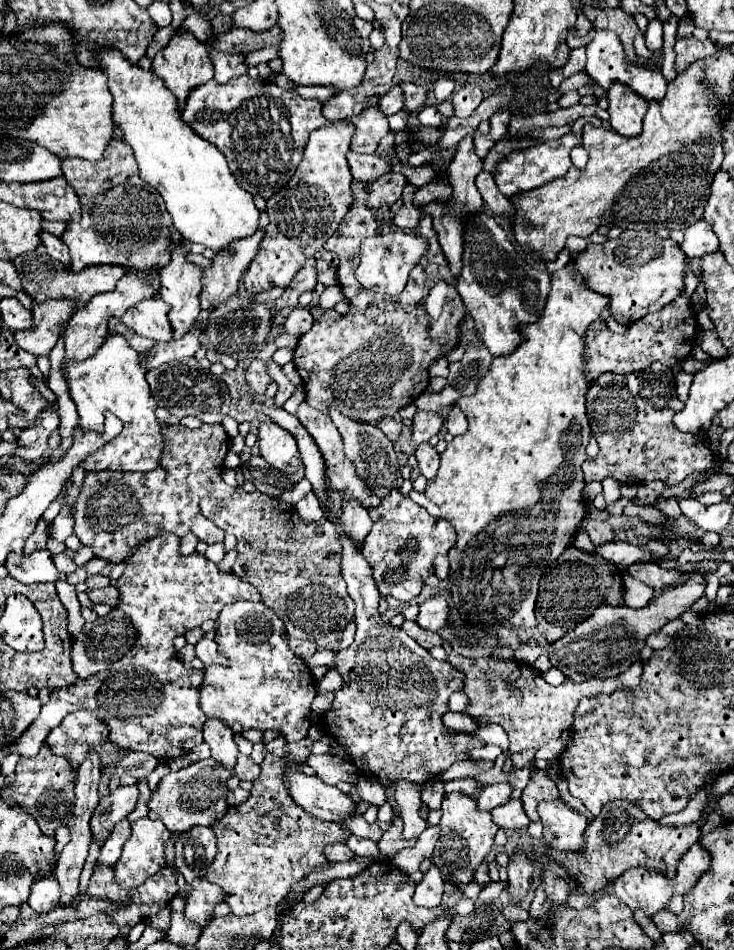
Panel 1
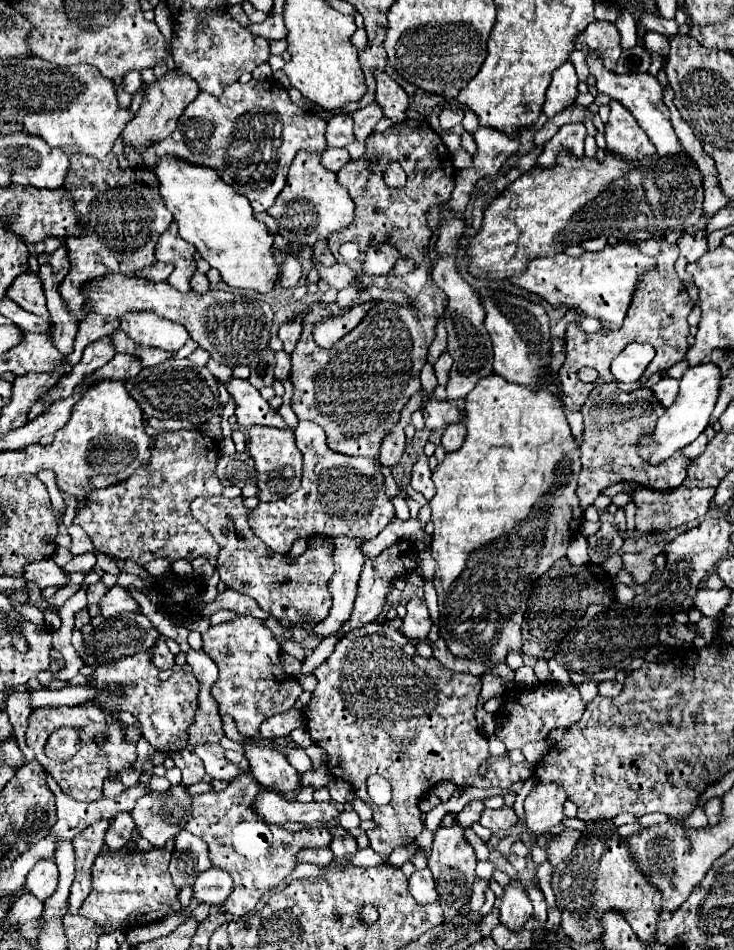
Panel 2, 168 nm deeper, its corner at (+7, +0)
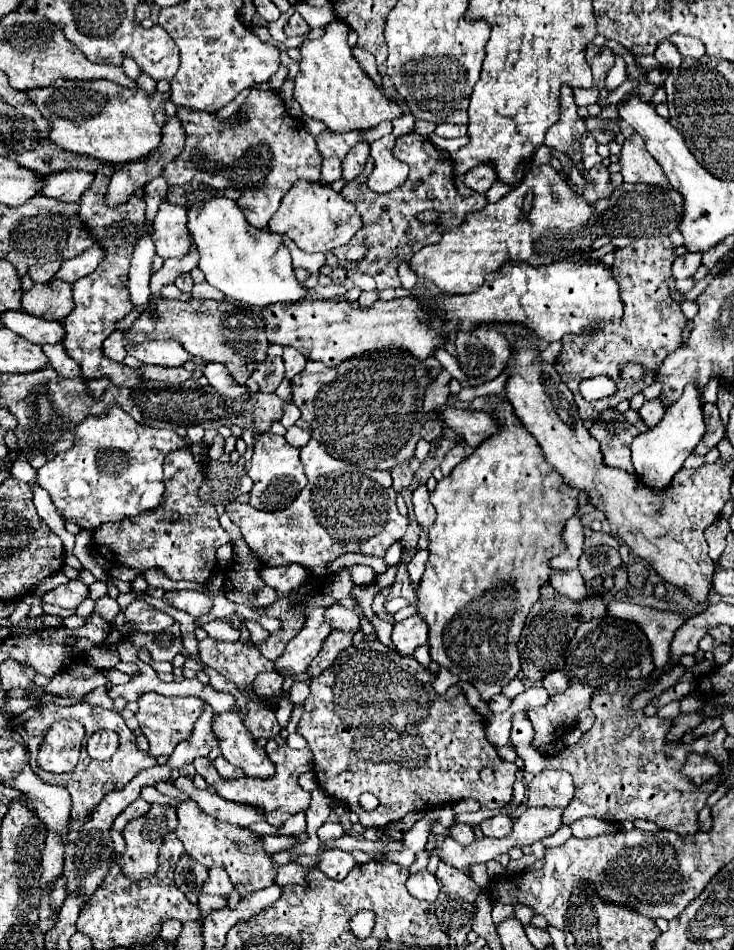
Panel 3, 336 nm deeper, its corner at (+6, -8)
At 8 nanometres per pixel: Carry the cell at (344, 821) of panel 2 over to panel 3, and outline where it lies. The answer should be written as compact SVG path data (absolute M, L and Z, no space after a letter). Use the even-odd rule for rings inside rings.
M326 822L326 824L322 824L322 826L318 828L318 838L320 838L320 842L328 842L328 840L340 838L340 836L344 836L344 834L346 834L346 830L344 830L344 826L342 826L340 822Z

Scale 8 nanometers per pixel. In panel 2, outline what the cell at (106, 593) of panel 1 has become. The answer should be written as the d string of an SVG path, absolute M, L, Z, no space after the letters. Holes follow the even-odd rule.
M113 586L99 602L101 606L101 614L105 618L117 616L121 612L141 612L141 606L131 598L131 594L127 590L123 590L123 586Z

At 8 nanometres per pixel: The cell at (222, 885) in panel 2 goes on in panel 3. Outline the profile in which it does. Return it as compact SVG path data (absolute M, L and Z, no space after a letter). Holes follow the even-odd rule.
M212 868L208 880L206 880L204 886L202 886L202 892L214 894L214 896L222 896L222 898L224 898L224 896L228 896L228 894L232 892L232 888L234 888L234 886L232 886L232 882L230 882L226 870Z

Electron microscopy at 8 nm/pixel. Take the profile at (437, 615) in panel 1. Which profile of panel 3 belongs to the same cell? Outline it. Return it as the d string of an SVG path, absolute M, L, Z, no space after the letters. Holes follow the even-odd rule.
M414 614L402 622L394 622L392 630L392 642L398 648L400 654L410 656L420 644L424 644L428 638L428 624L422 616Z

